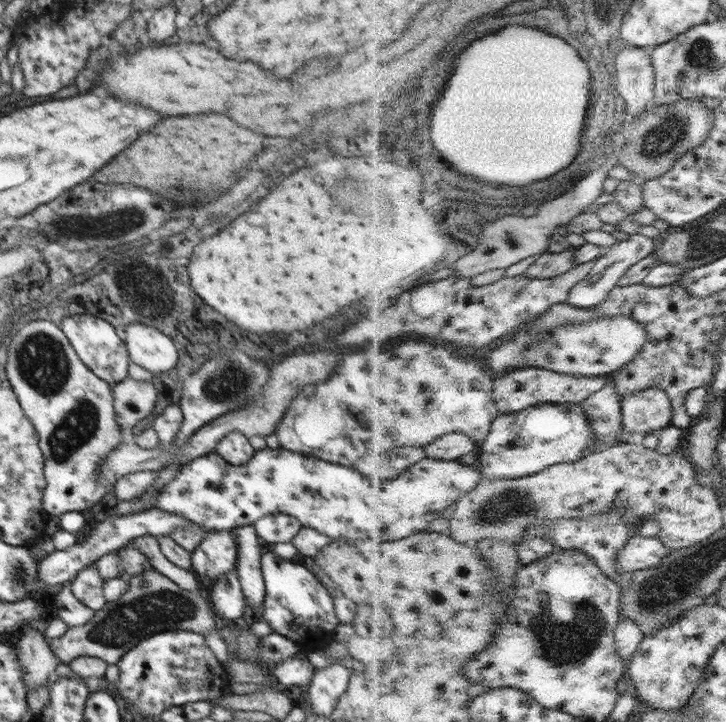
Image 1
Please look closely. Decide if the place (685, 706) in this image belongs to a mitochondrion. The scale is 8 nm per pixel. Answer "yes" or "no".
no

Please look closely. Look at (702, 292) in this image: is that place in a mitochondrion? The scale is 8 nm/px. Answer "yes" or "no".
no

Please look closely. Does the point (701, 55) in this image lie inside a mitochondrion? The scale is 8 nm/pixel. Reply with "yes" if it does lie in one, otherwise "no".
yes

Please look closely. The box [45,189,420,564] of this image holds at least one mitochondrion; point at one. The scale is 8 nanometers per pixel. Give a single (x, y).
(125, 220)

